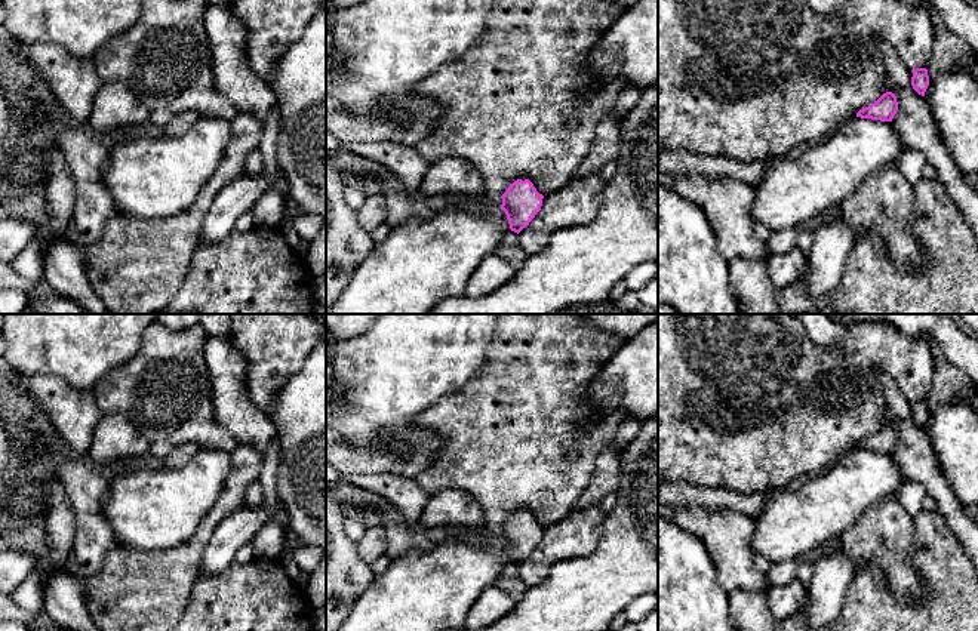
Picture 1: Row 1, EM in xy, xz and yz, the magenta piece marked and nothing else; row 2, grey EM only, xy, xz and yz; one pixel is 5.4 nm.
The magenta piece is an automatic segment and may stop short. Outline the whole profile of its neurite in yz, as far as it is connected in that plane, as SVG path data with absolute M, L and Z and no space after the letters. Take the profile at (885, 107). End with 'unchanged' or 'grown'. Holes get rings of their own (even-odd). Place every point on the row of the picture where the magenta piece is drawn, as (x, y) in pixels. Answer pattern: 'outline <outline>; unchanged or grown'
outline M892 92L883 93L874 104L859 110L856 117L880 121L892 121L896 114L898 102Z; unchanged

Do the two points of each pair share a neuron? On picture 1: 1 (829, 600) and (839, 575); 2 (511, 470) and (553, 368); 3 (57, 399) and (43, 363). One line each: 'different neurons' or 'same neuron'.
1: same neuron
2: same neuron
3: different neurons

